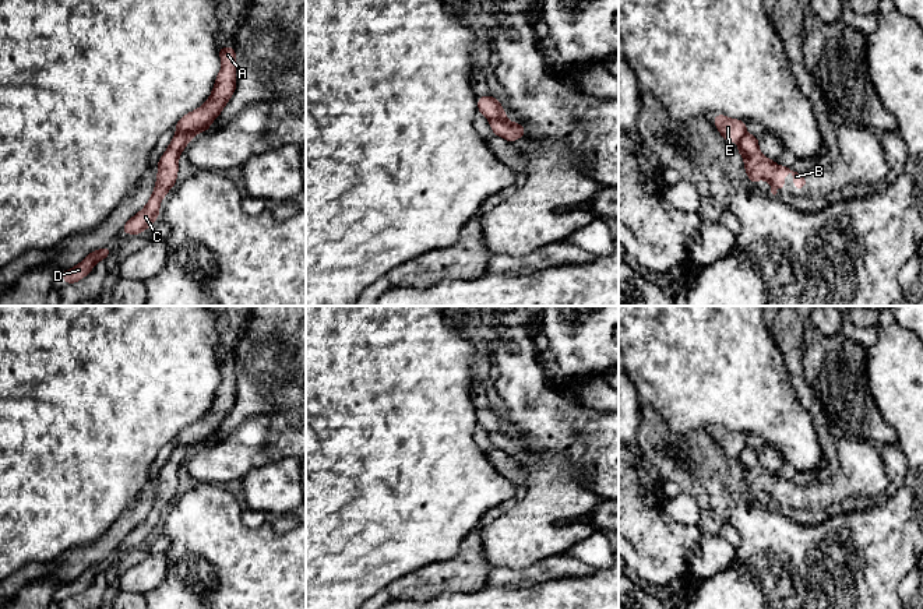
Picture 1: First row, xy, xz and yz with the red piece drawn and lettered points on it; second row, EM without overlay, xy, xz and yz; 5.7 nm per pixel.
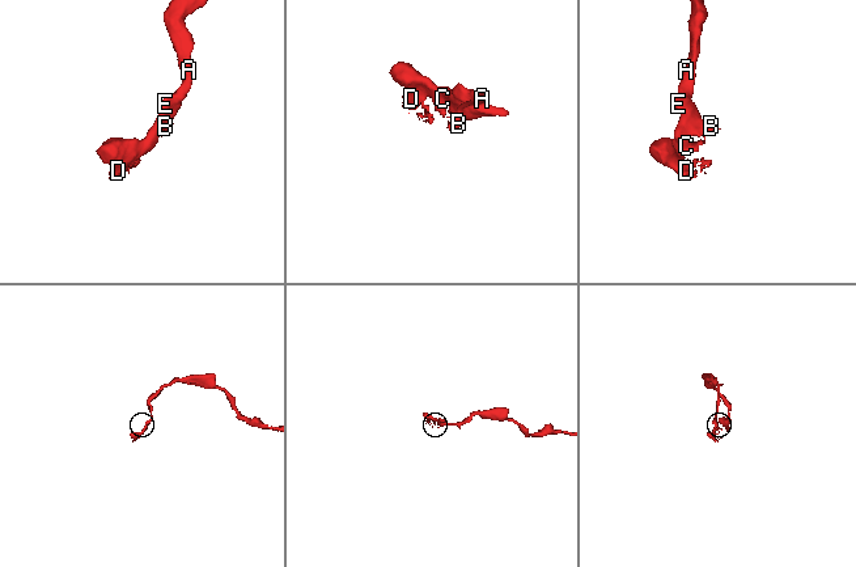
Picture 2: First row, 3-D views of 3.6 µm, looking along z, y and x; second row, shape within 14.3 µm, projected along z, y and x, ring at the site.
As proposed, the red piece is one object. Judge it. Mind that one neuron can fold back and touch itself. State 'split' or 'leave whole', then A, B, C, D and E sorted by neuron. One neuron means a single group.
split | A E / B C D

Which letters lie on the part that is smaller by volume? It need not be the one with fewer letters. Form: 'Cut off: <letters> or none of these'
Cut off: B, C, D

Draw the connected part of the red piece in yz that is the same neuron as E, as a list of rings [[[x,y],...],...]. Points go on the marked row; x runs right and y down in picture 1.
[[[715,115],[714,123],[725,141],[740,141],[746,134],[747,123],[743,120],[729,119],[725,115]]]

